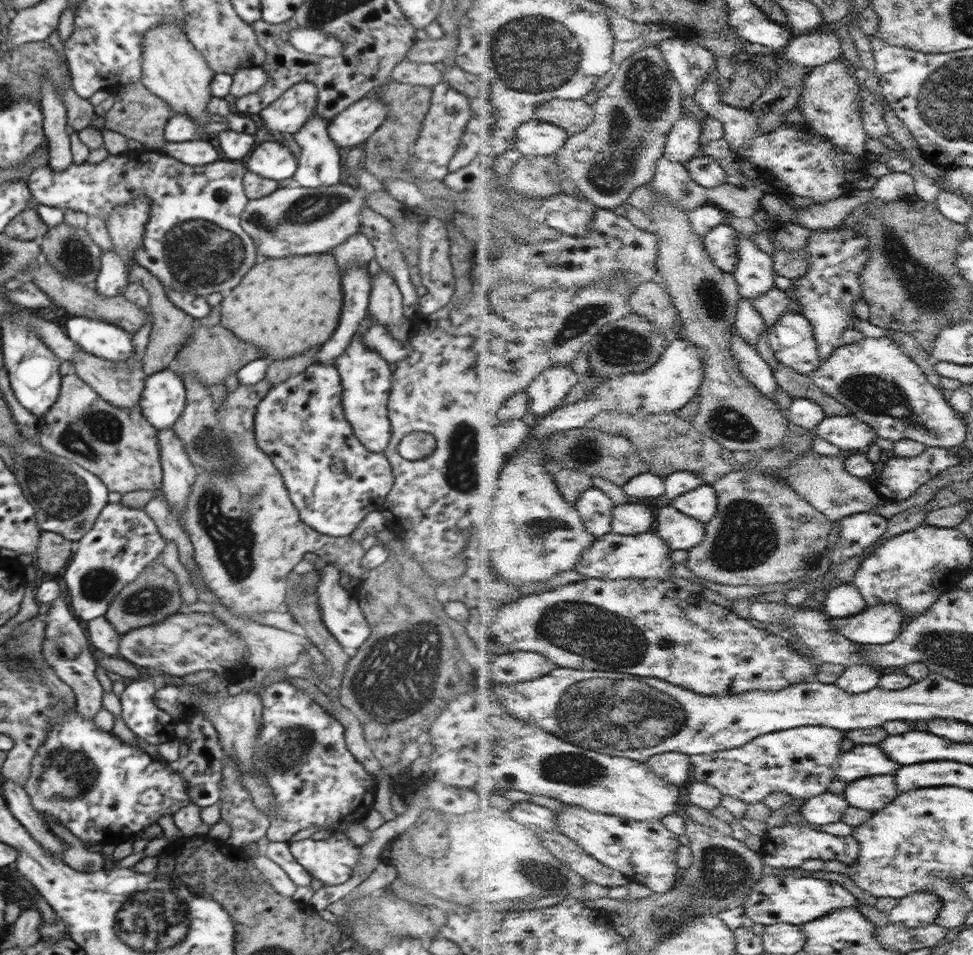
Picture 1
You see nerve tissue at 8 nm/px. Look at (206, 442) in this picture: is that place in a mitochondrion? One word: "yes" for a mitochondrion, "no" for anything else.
yes

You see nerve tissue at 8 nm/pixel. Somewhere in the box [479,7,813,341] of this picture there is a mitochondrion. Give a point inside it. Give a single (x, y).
(535, 55)

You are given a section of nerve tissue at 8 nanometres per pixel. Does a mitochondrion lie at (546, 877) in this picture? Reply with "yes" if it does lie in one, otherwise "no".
yes

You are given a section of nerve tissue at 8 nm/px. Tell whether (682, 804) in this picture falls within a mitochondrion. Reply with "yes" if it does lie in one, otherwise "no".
no

